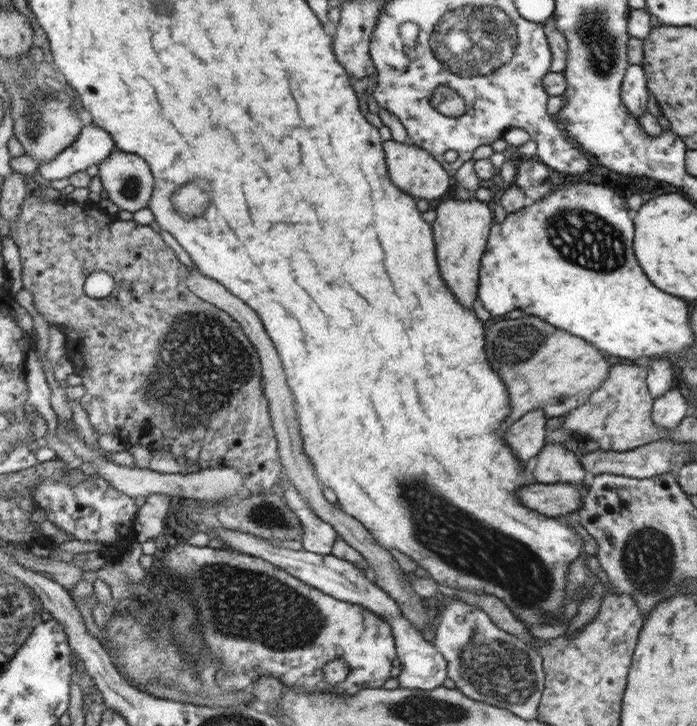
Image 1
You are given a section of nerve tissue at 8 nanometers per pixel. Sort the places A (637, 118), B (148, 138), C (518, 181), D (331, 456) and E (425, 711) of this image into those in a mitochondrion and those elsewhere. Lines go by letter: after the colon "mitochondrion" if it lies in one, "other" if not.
A: other
B: other
C: other
D: mitochondrion
E: mitochondrion

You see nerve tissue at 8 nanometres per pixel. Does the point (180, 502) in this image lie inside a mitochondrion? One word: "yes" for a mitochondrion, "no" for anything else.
no

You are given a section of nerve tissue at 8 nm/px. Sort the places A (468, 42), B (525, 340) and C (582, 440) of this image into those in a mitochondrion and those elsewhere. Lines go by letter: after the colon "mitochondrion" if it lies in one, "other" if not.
A: mitochondrion
B: mitochondrion
C: other

